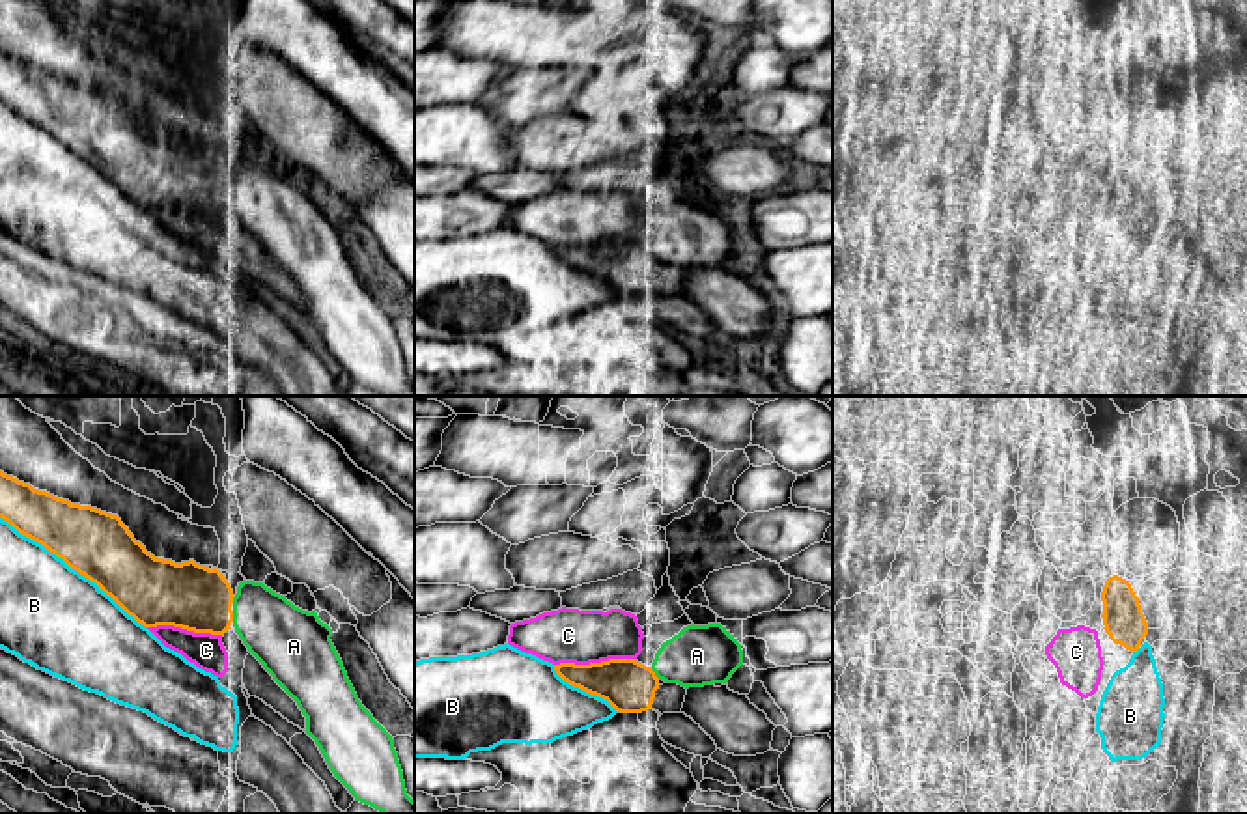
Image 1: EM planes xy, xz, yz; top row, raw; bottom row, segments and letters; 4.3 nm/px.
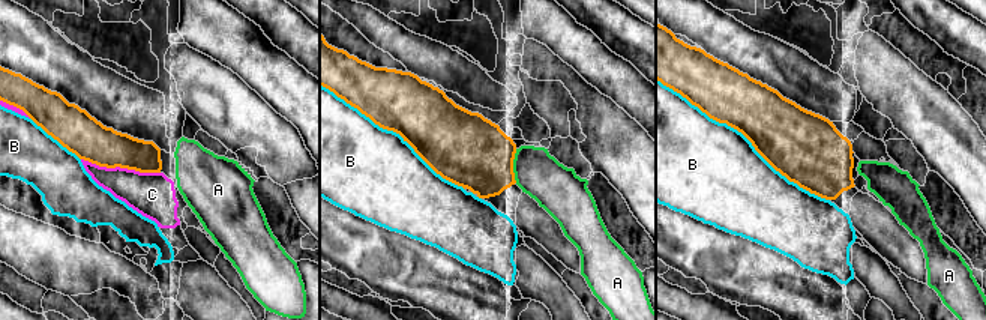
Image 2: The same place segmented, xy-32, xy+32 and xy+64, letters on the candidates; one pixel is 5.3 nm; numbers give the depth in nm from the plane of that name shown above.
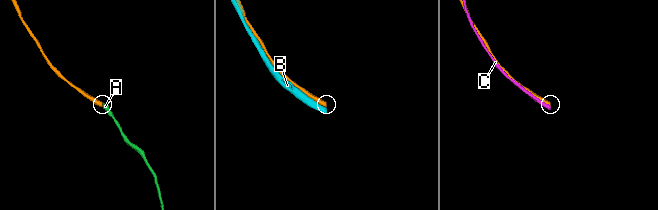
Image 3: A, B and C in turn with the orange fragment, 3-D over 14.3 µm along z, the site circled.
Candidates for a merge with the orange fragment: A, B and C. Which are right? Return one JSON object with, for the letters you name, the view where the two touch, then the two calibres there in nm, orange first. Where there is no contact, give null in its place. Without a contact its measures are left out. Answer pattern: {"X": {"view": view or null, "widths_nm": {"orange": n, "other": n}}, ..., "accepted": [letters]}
{"accepted": []}

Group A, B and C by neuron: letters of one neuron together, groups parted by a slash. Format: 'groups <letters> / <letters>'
groups A / B / C

